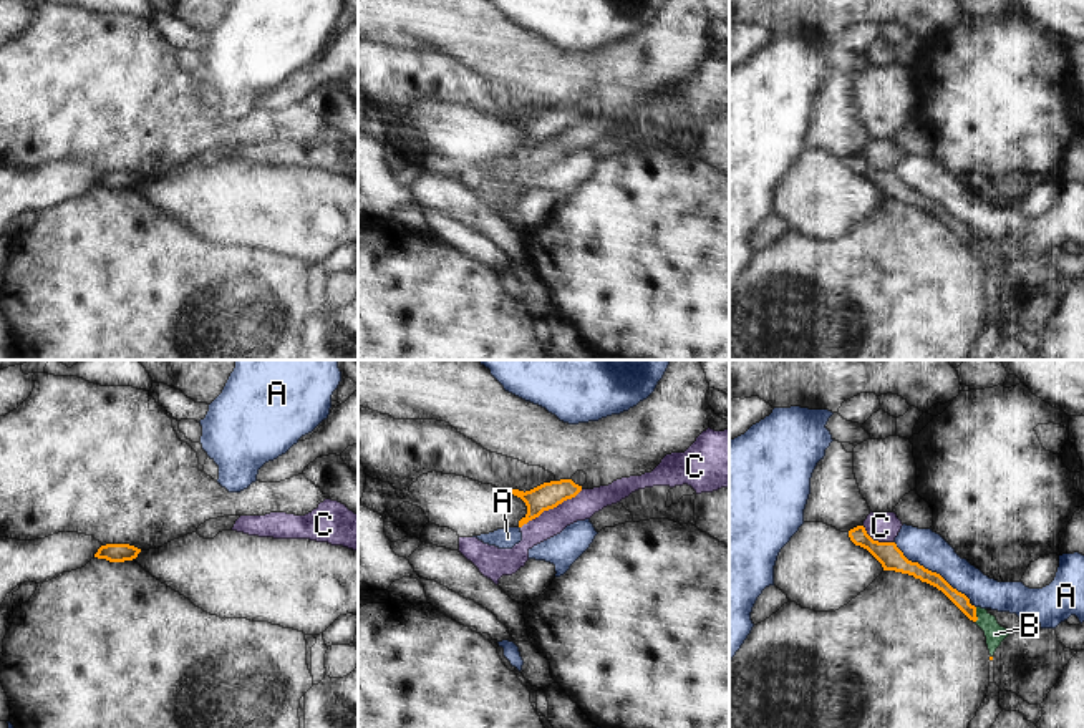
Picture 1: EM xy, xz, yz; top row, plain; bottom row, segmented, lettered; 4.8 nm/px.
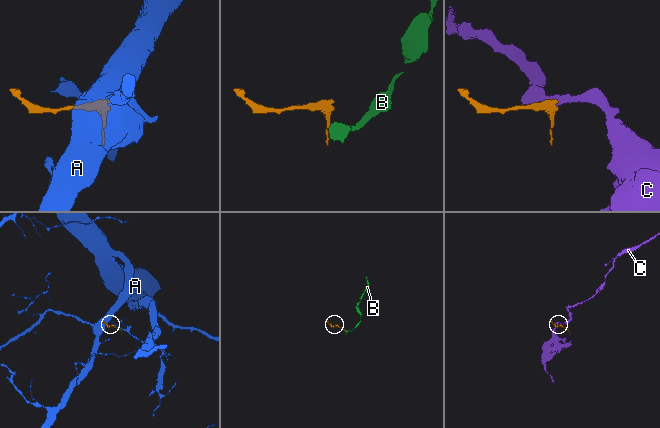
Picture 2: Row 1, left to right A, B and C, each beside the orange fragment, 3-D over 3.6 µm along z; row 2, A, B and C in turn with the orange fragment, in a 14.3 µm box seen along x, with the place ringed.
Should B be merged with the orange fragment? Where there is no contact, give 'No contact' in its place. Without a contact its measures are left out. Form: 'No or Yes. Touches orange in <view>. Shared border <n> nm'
No. Touches orange in yz. Shared border 80 nm.

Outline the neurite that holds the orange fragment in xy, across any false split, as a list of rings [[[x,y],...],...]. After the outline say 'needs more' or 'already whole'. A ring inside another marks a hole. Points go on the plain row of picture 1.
[[[106,172],[98,177],[94,186],[106,187],[109,191],[124,191],[138,186],[141,177],[129,172]]] | already whole

